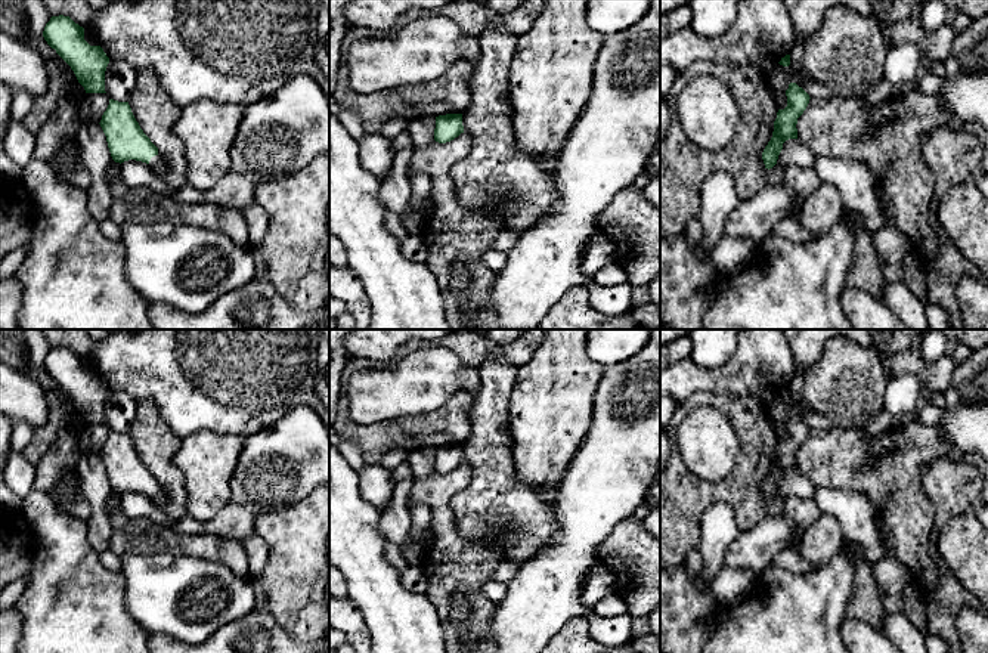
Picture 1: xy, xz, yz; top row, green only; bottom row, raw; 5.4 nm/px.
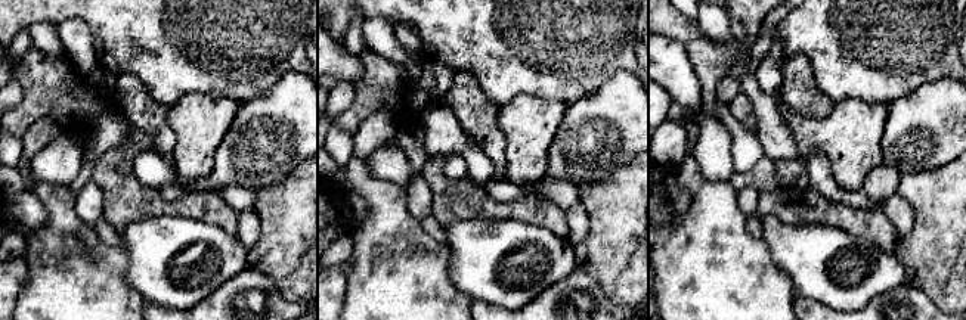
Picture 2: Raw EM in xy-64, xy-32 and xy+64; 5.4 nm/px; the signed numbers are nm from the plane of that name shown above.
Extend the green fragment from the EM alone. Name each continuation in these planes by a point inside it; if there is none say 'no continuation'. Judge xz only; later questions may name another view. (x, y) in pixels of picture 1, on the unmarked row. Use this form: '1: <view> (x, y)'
no continuation

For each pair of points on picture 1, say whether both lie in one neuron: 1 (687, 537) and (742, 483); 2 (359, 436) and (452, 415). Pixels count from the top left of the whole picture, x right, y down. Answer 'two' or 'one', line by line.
1: one
2: one

